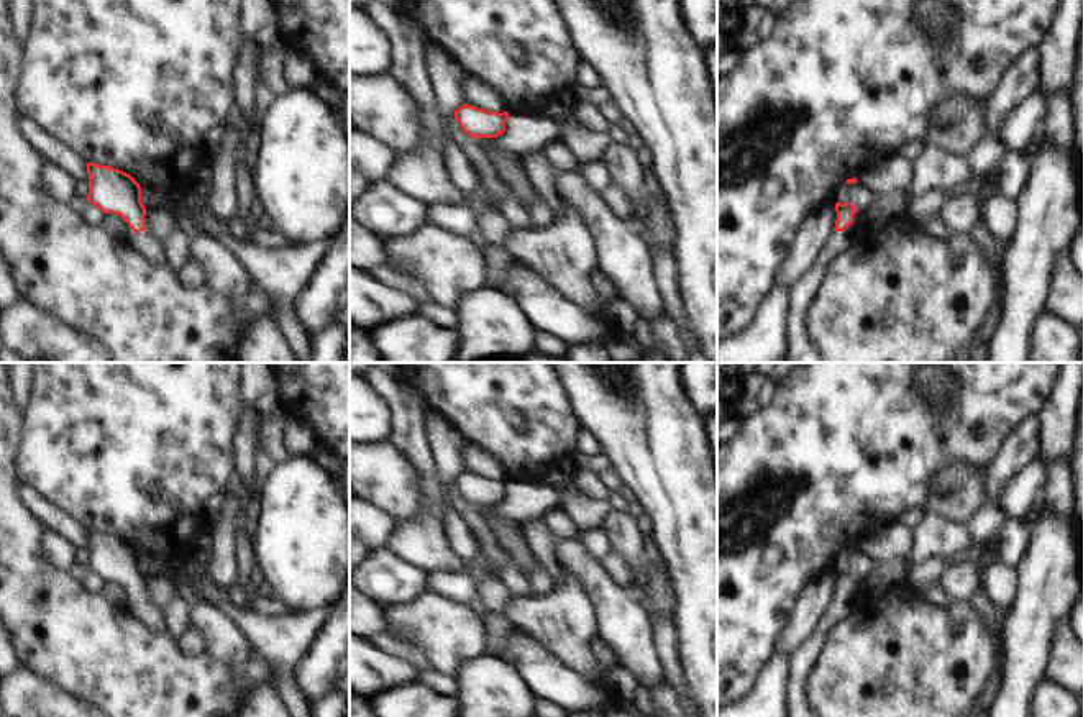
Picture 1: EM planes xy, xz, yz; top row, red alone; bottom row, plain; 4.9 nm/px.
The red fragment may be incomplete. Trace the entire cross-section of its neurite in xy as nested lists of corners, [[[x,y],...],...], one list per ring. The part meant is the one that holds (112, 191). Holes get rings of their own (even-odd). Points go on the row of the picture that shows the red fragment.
[[[87,162],[89,203],[103,213],[120,215],[125,223],[125,241],[144,259],[167,263],[164,246],[146,228],[146,208],[141,202],[139,184],[126,172],[110,166]]]

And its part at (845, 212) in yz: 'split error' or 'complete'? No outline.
split error

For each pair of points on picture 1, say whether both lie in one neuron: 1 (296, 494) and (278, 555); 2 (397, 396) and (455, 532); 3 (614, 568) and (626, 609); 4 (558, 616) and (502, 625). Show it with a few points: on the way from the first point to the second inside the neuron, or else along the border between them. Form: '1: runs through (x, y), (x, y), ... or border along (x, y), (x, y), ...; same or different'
1: runs through (296, 509), (296, 537), (292, 540); same
2: border along (437, 473), (445, 507), (445, 537), (452, 548); different
3: border along (603, 561), (609, 575), (630, 593); different
4: border along (506, 619), (512, 624); different

